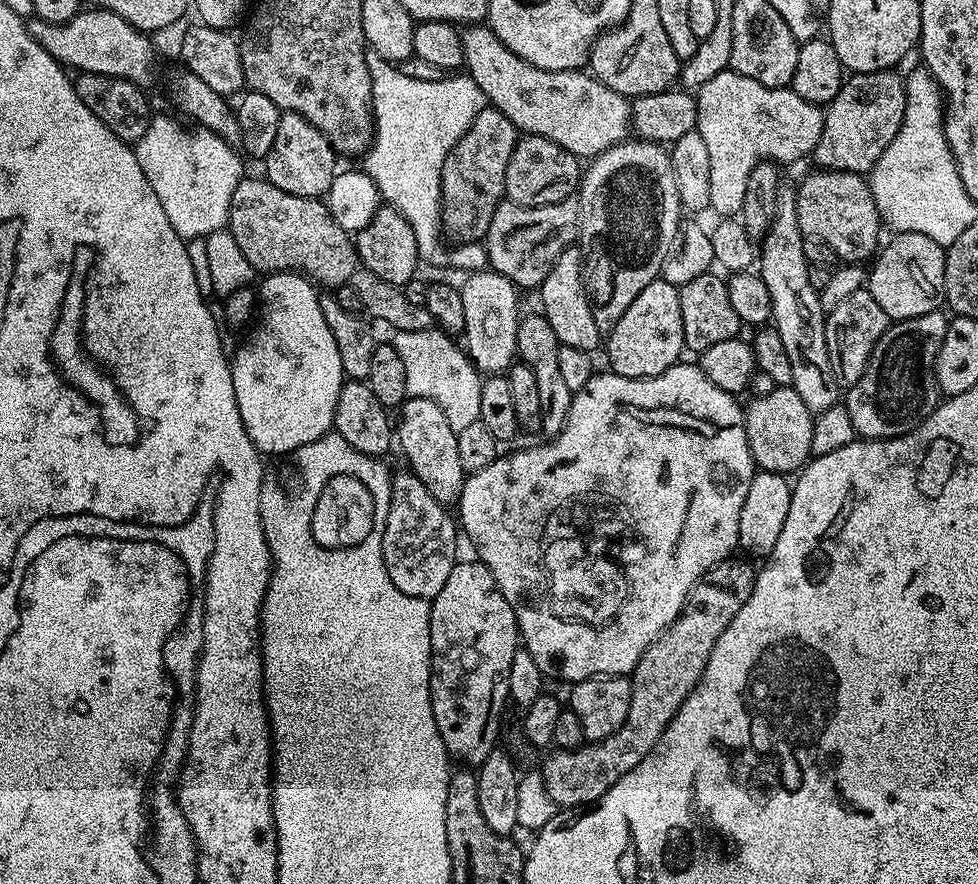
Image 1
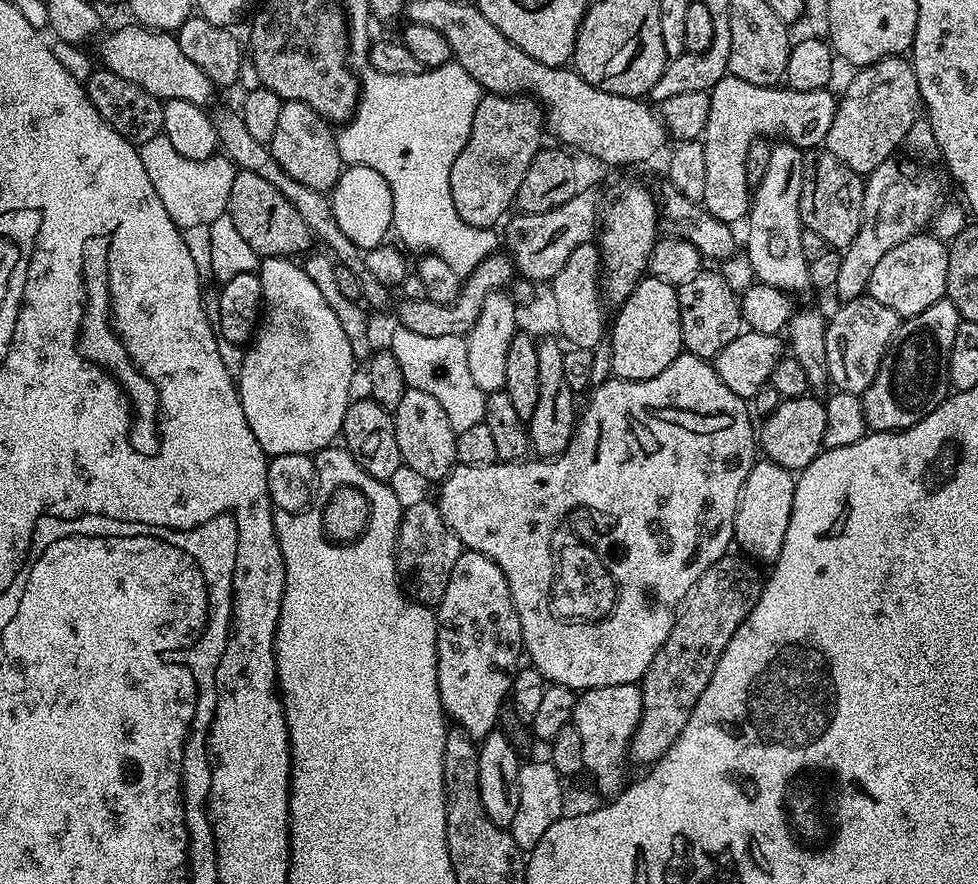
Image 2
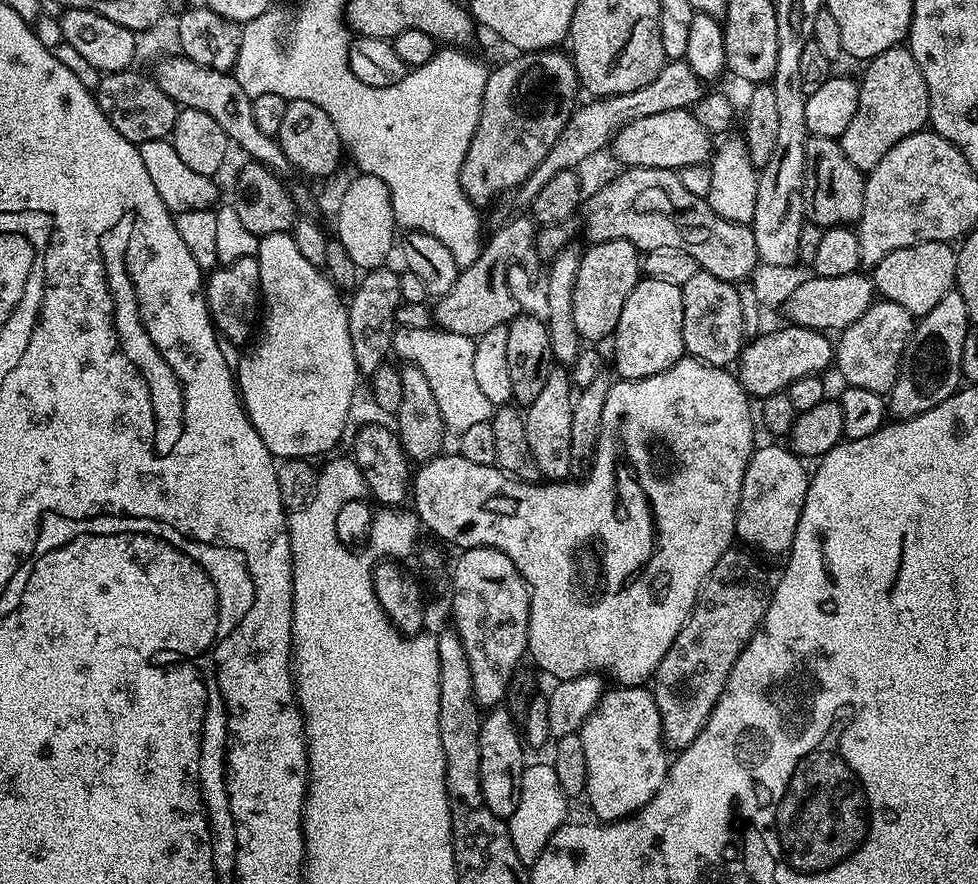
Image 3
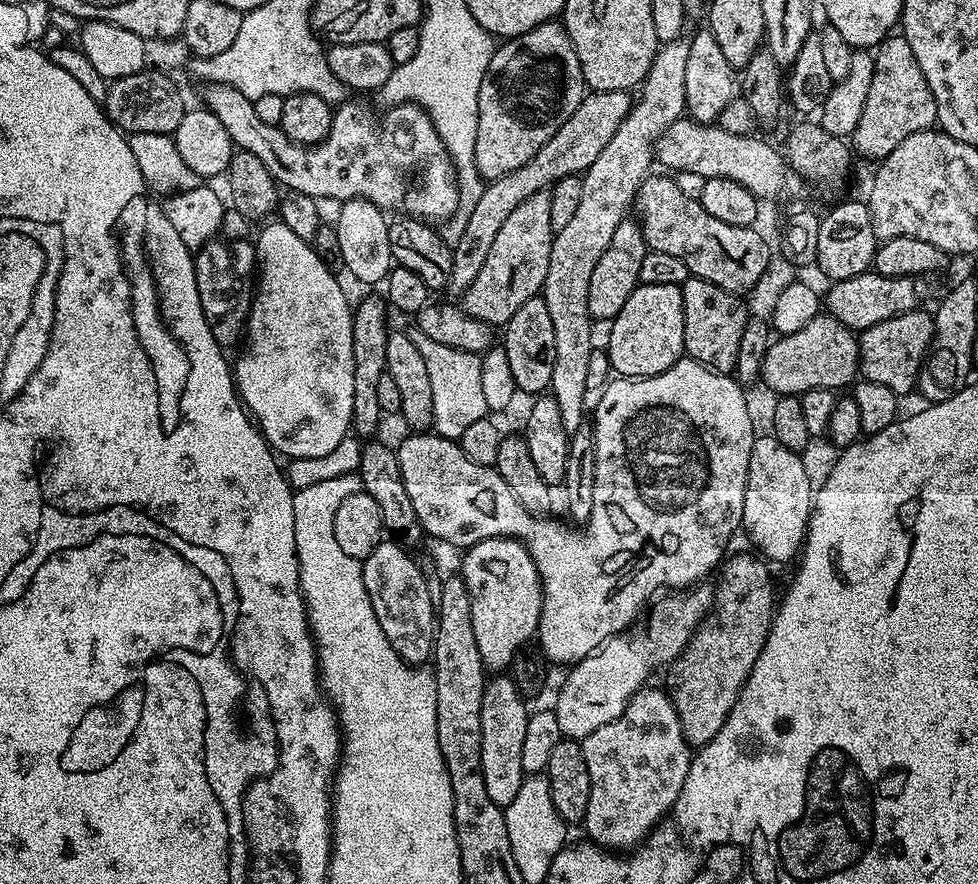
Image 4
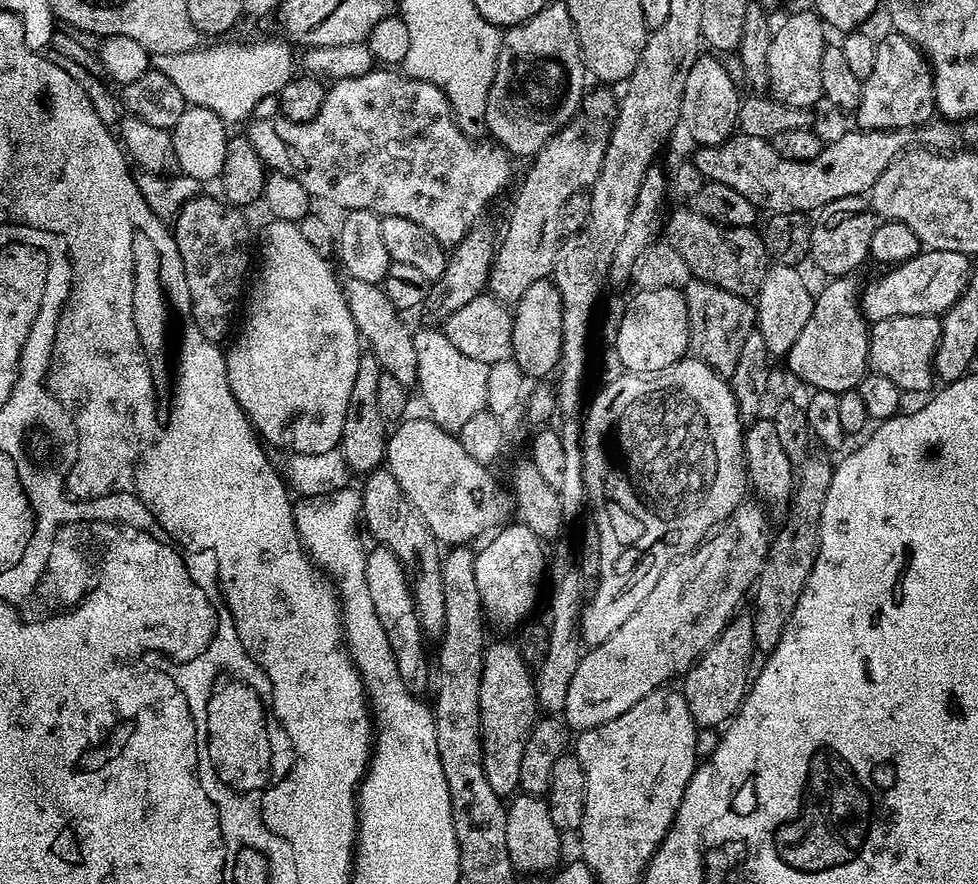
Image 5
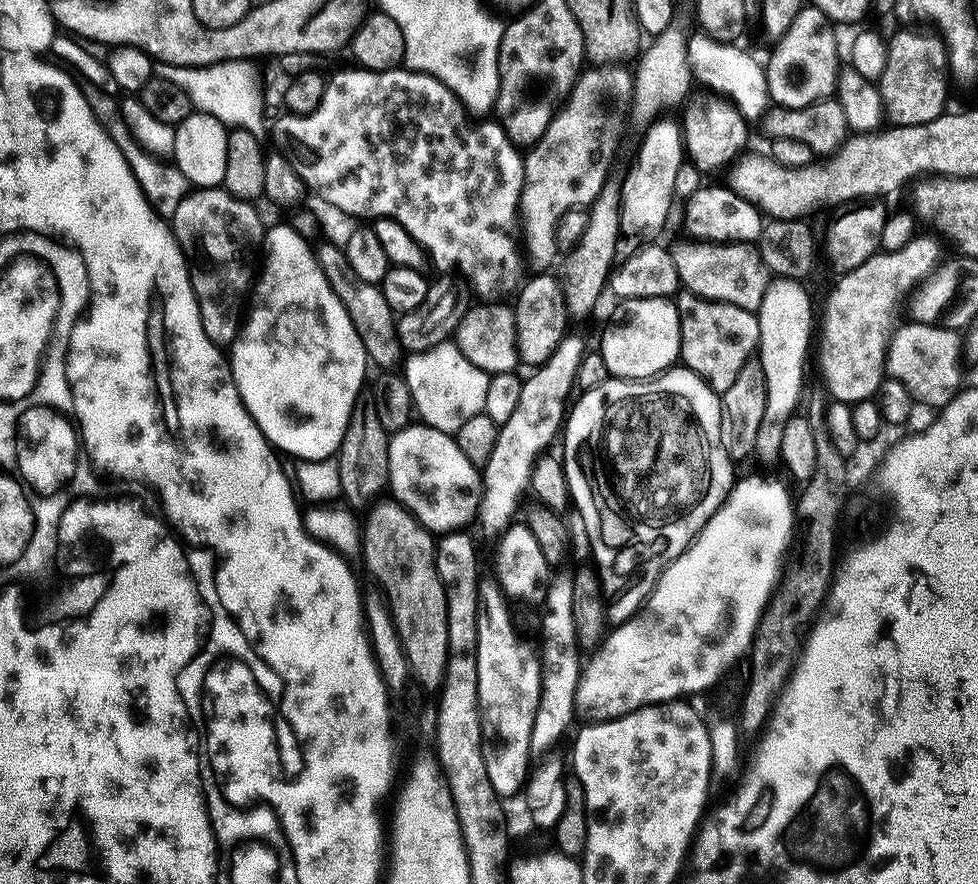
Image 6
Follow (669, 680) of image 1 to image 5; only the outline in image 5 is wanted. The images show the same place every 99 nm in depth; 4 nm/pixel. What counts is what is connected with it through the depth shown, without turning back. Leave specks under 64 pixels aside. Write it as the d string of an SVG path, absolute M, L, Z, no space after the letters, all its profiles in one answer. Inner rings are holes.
M737 614L722 630L722 634L716 641L704 651L704 655L687 672L683 673L682 695L688 704L692 720L701 729L716 727L719 729L727 725L736 715L741 702L748 695L750 673L753 671L752 652L756 651L752 616ZM748 671L750 671L749 676Z

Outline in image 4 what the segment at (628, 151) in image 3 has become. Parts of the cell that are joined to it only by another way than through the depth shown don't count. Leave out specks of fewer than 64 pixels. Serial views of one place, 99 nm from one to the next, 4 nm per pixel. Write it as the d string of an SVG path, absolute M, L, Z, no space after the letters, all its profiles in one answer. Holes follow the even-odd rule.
M681 118L656 139L654 156L659 163L661 160L666 167L672 168L668 170L673 173L689 172L690 174L702 174L705 180L722 178L738 182L749 188L760 202L776 200L783 192L788 196L794 195L802 187L800 177L790 170L790 165L779 147L771 148L766 141L759 140L758 137L759 135L756 134L750 136L730 134L730 130L722 130L716 124L699 124L691 118Z

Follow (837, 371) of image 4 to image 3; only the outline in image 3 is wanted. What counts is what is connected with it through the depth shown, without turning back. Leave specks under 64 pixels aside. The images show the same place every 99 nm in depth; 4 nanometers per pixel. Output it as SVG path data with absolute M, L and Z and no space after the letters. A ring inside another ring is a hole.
M787 326L777 332L765 331L745 343L738 361L738 379L745 392L752 398L763 398L788 389L803 376L823 373L823 368L833 363L834 344L823 331Z

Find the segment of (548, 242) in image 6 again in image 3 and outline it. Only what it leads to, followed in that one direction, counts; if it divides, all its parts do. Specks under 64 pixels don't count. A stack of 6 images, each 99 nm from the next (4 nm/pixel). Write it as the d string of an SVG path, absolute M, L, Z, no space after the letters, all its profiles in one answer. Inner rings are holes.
M525 218L525 220L510 221L509 224L502 225L489 240L487 237L476 261L468 268L461 268L460 276L454 282L452 289L435 301L435 327L442 328L446 332L479 338L482 334L486 334L486 330L494 330L494 326L505 326L509 320L521 315L520 296L537 279L536 271L542 263L536 251L537 235L537 225L531 219Z

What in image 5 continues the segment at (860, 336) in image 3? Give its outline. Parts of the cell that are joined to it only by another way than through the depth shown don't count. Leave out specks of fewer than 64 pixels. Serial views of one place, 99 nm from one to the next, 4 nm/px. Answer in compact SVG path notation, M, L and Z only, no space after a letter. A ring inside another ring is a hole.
M906 316L886 318L871 325L868 333L868 362L877 376L885 376L889 384L908 392L924 392L934 384L936 348L940 345L940 320L936 316Z

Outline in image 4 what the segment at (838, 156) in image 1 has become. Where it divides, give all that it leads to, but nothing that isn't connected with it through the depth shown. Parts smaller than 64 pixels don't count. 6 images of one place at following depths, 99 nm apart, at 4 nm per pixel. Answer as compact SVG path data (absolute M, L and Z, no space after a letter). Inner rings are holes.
M902 34L889 35L888 39L881 42L874 52L874 78L870 78L870 94L866 94L866 106L862 106L862 118L858 118L858 126L850 137L855 155L879 162L895 150L898 142L906 142L910 134L928 132L935 124L934 94L926 82L926 74L922 74L922 66L918 66L918 58L914 58L914 50L910 50L910 42L906 42Z

